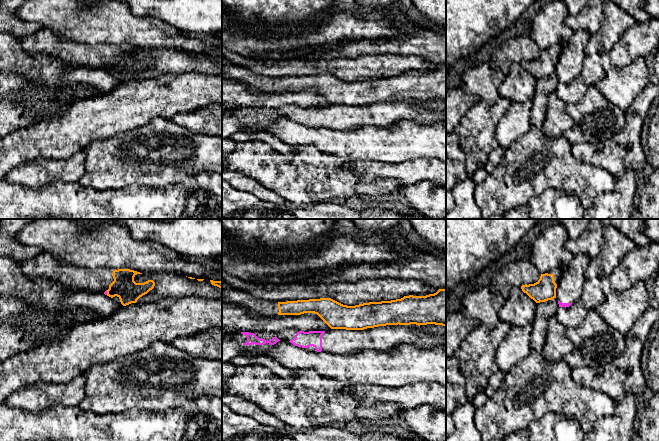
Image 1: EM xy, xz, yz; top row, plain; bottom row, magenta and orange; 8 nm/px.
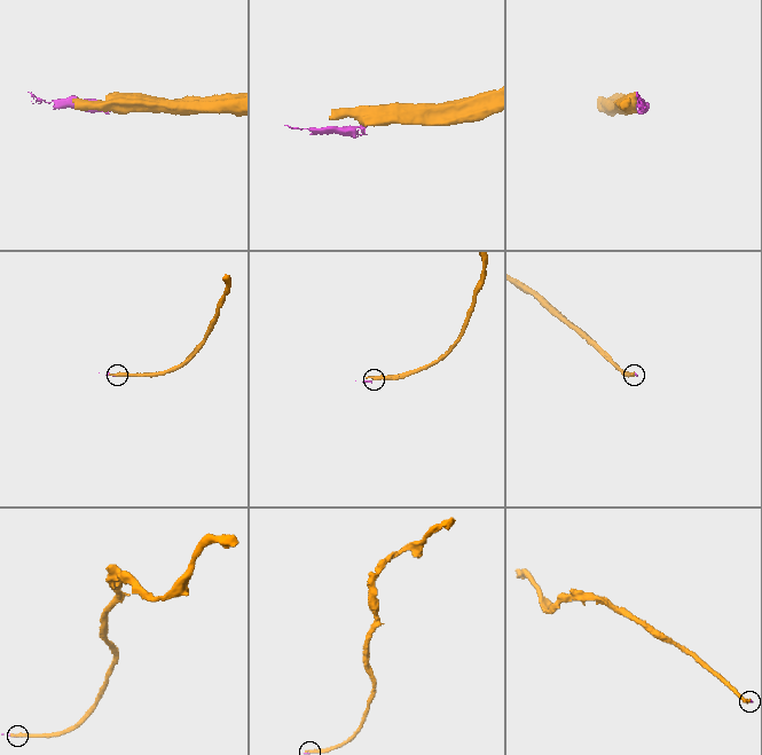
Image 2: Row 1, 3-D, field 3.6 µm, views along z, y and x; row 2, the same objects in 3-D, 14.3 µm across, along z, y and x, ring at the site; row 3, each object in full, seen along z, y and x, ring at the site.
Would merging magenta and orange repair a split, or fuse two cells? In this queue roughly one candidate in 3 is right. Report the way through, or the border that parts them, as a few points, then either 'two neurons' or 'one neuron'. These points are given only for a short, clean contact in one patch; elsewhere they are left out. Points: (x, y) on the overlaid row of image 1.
border along xy (106, 290), (107, 294); two neurons

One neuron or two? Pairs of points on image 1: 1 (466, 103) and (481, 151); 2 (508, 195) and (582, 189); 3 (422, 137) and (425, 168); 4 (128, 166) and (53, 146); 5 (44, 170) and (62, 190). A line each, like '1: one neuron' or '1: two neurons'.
1: two neurons
2: one neuron
3: two neurons
4: two neurons
5: two neurons

